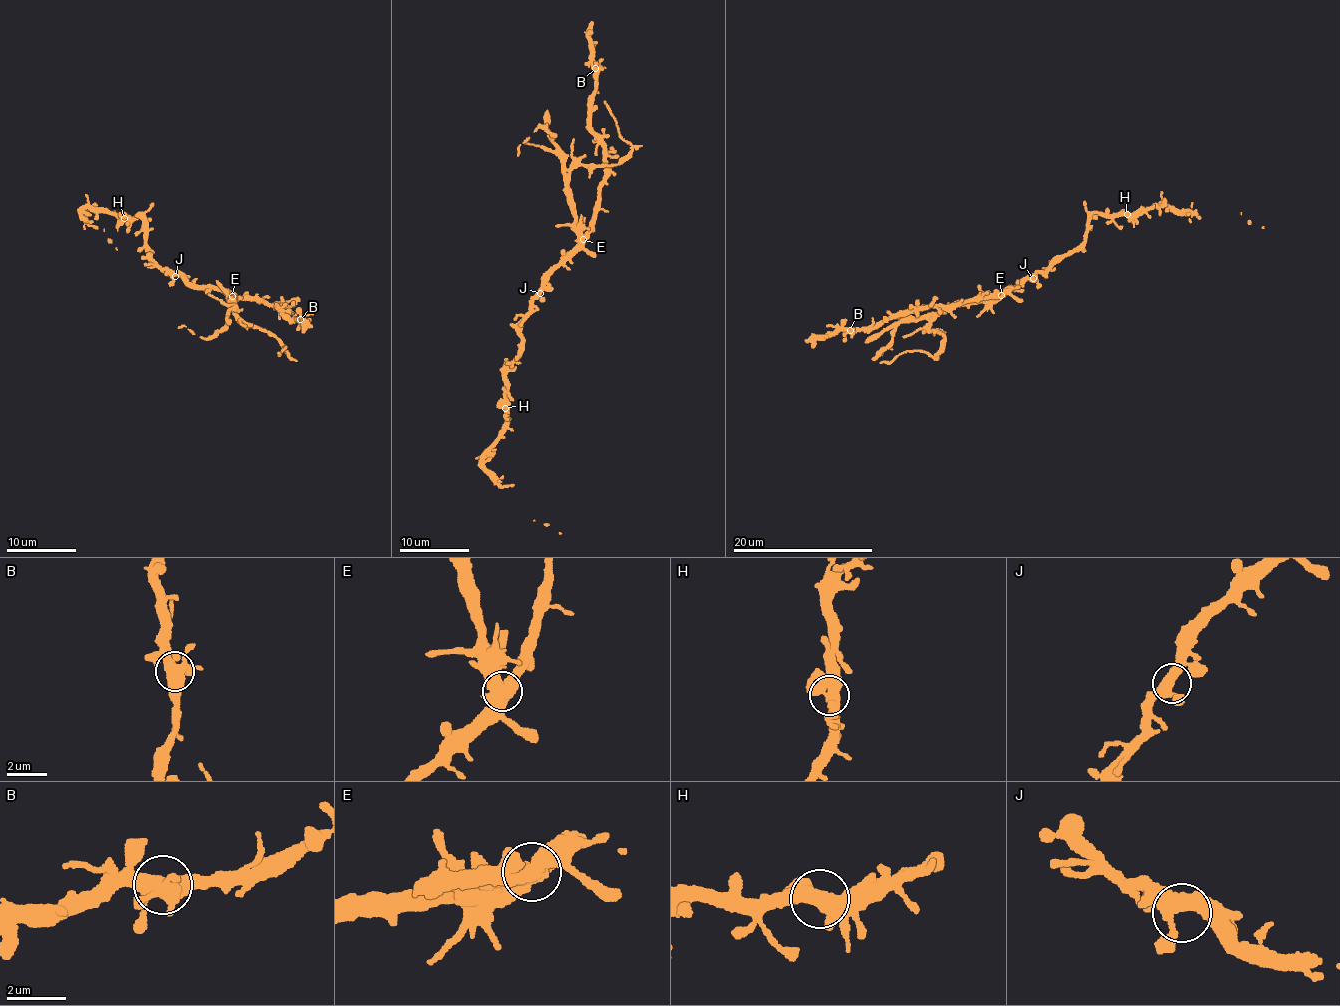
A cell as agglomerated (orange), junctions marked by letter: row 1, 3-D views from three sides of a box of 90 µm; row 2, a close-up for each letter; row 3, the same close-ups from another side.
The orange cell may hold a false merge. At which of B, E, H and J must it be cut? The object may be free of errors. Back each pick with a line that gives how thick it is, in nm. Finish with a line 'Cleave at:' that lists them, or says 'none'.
E: calibre 550 nm
Cleave at: E

